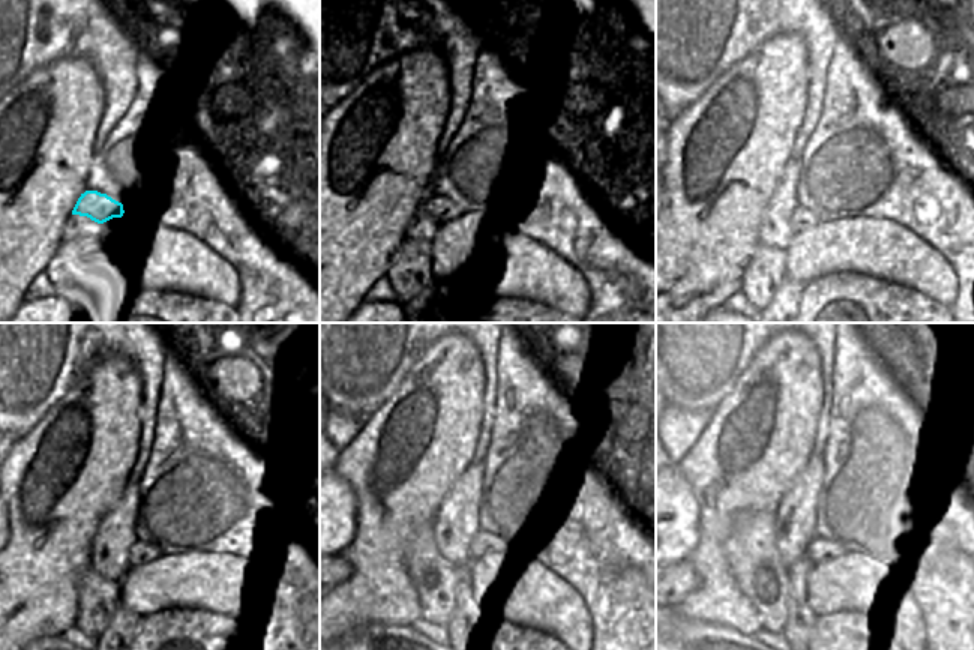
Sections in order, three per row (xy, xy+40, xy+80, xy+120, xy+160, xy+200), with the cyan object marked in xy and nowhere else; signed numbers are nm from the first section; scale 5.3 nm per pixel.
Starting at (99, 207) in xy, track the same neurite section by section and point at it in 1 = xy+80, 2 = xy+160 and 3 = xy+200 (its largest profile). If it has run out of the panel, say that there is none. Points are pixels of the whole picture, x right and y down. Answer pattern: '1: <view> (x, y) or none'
1: xy+80 (802, 219)
2: xy+160 (483, 548)
3: xy+200 (818, 550)

